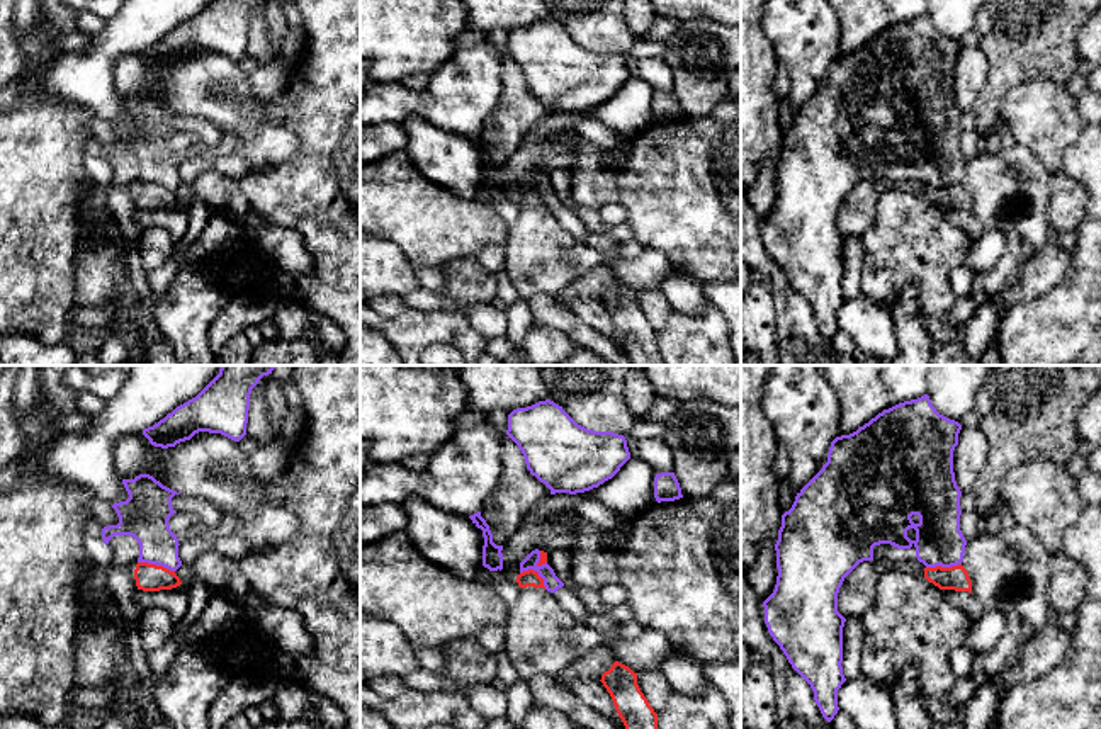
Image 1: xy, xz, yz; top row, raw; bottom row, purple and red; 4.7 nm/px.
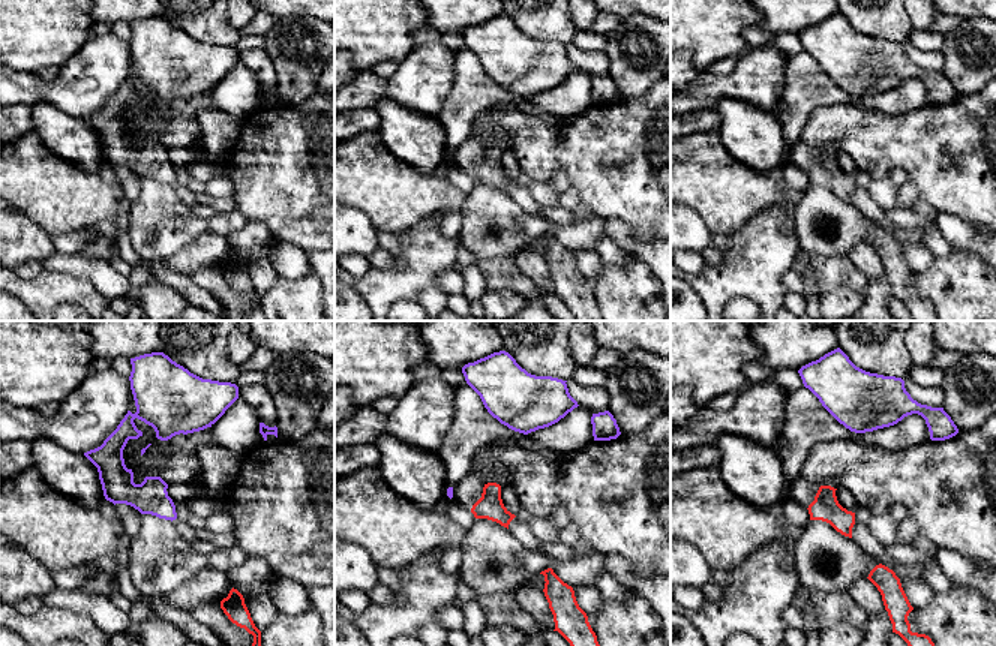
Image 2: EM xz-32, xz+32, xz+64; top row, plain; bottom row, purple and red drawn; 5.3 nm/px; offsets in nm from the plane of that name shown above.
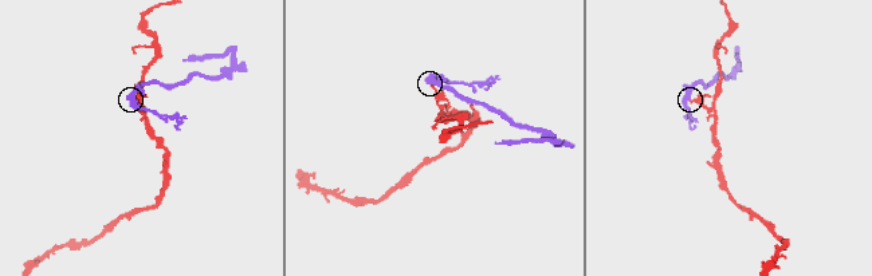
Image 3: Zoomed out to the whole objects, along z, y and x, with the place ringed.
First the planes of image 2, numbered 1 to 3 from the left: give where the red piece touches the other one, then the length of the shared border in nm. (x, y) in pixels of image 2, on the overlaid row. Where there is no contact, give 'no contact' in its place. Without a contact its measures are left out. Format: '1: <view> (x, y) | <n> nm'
1: no contact
2: no contact
3: no contact

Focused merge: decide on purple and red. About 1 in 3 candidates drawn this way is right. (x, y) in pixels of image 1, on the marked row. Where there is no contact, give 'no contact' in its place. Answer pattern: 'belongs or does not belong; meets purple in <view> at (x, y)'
does not belong; meets purple in xy at (157, 565)

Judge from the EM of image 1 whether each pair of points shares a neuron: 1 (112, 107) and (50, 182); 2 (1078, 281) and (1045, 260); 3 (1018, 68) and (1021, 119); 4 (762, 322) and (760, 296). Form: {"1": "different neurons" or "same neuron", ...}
{"1": "different neurons", "2": "different neurons", "3": "different neurons", "4": "same neuron"}

